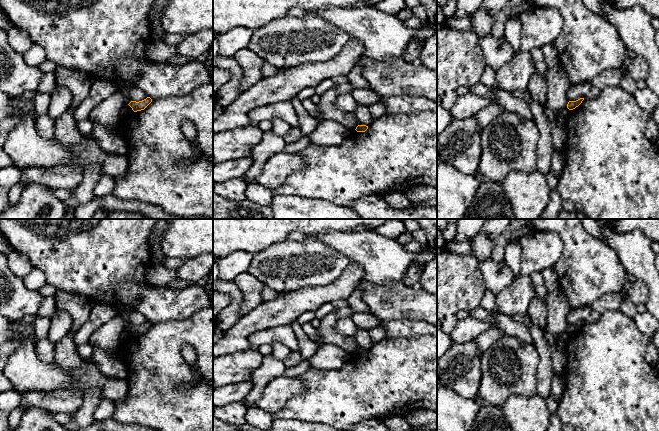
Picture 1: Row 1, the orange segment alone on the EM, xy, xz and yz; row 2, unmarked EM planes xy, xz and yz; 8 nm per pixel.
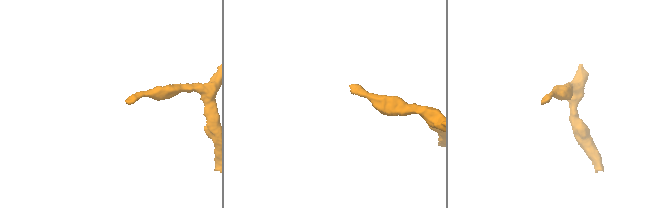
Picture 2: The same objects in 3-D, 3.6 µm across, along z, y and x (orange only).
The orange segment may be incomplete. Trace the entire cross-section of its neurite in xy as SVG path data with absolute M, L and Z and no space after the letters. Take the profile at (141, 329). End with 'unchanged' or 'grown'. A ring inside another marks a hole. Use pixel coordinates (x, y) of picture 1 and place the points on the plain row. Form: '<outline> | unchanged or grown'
M147 321L146 323L139 326L131 325L128 329L132 332L134 336L137 336L144 334L151 326L152 323L150 321Z | unchanged

